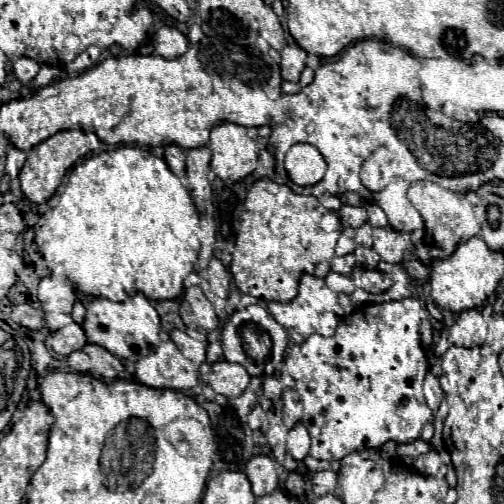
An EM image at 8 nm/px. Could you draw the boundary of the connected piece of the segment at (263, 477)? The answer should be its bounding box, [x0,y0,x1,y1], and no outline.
[246,456,278,496]

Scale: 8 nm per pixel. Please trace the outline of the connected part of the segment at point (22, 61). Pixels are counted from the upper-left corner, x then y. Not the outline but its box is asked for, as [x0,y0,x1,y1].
[12,58,40,86]

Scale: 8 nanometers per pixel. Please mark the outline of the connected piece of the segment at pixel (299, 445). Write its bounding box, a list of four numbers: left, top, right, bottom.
[286,424,312,460]

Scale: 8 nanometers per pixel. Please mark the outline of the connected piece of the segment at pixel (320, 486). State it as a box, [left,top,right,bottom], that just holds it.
[312,470,338,496]

